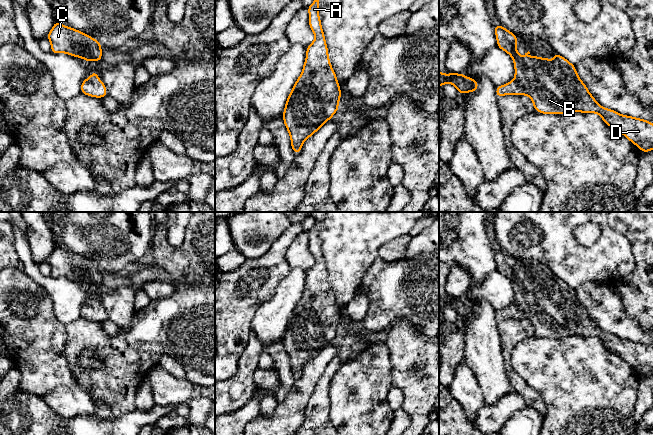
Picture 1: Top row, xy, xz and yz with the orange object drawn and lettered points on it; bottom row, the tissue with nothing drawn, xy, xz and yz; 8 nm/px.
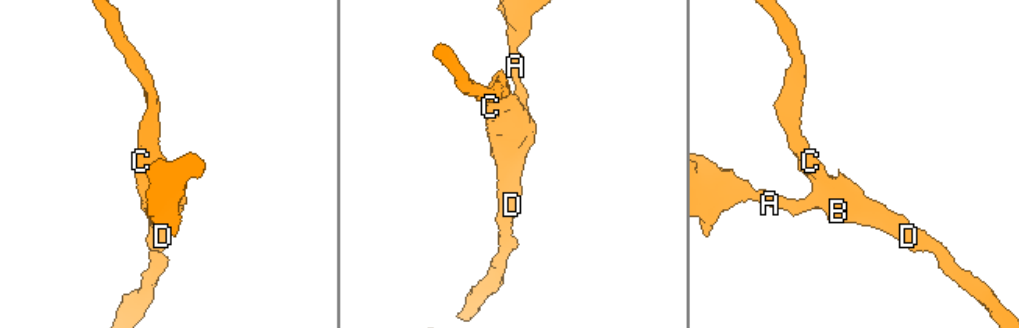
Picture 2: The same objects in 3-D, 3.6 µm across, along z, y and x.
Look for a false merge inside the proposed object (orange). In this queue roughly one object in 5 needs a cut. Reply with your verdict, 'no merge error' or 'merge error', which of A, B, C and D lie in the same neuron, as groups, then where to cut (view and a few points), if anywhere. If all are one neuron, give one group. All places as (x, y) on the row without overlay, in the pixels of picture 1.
no merge error | A B C D | no cut

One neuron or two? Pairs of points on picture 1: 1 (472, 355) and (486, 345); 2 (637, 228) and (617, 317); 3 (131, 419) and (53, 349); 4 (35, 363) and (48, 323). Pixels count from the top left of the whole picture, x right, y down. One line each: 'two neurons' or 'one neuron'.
1: one neuron
2: two neurons
3: two neurons
4: one neuron

